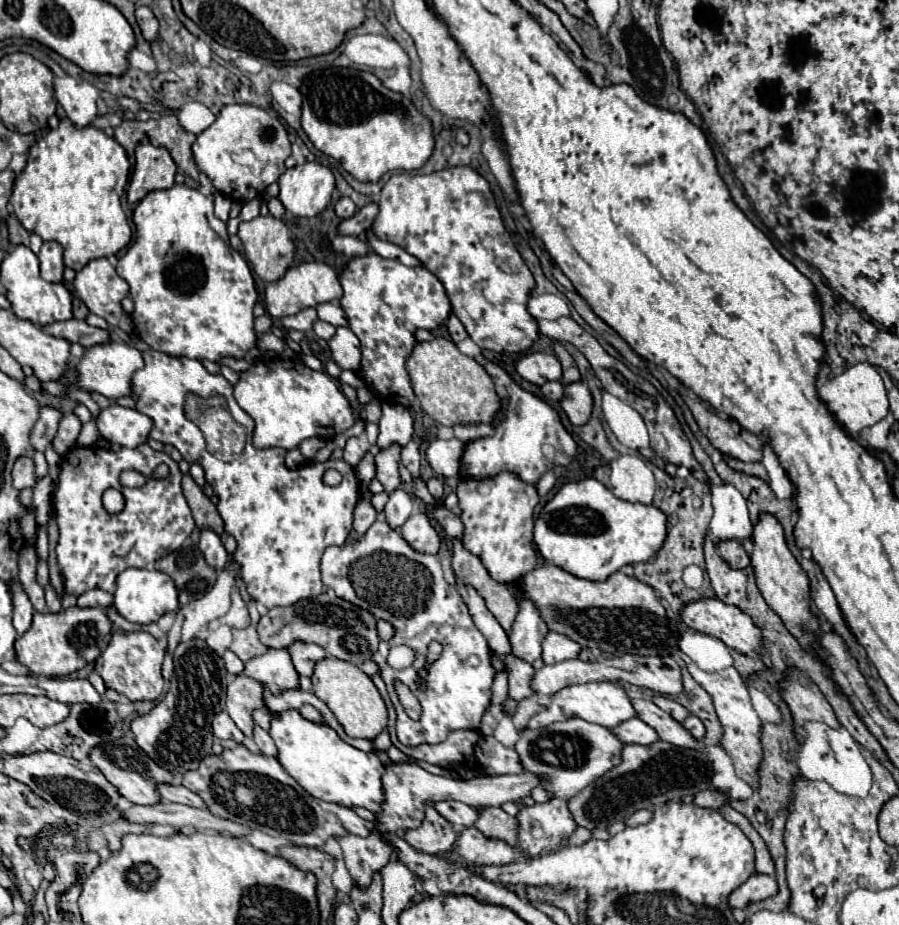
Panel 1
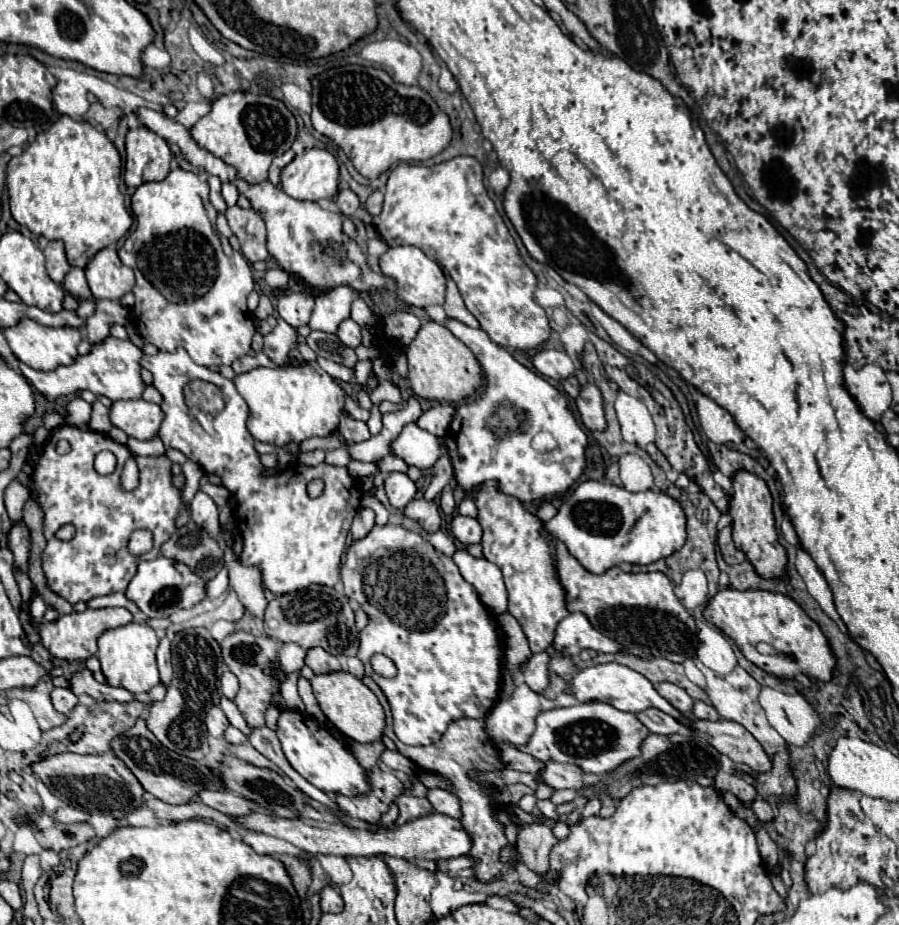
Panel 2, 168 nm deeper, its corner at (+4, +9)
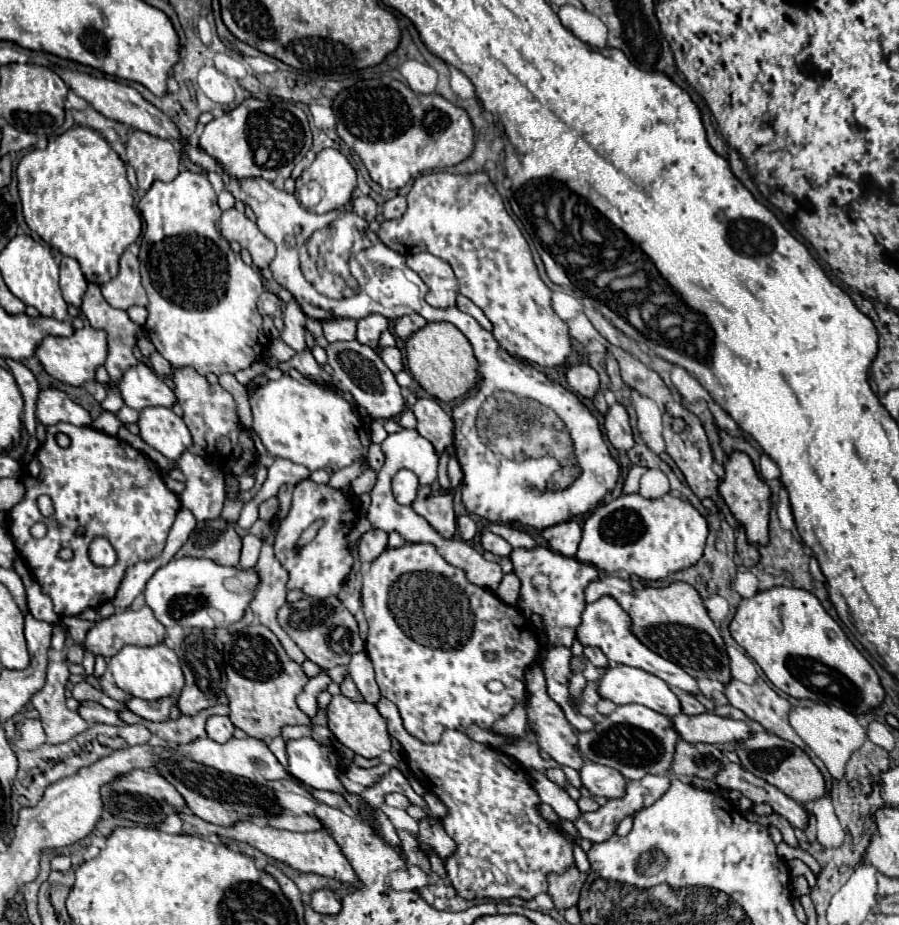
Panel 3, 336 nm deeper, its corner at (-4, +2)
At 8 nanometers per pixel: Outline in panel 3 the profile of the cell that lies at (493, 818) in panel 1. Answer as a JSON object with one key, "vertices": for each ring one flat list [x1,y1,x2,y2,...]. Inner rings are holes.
{"vertices":[[570,865,564,873,550,873,548,875,548,895,554,901,554,907,566,909,578,903,578,893,584,879,576,865]]}

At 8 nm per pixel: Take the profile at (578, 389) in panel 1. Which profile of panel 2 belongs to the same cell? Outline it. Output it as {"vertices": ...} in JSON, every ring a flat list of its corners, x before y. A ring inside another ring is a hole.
{"vertices":[[594,384,582,386,582,392,576,398,576,406,578,406,582,422,588,430,606,430,602,392]]}

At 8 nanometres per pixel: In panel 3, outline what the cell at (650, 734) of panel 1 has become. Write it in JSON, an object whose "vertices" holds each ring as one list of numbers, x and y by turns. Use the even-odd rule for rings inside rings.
{"vertices":[[702,713,696,717,676,715,672,717,672,727,680,739,688,743,718,743,726,745,732,741,746,739,750,729,744,721,732,721,718,717,714,713]]}

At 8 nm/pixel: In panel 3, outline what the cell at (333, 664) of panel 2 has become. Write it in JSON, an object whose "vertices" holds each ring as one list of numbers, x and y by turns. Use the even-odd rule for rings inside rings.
{"vertices":[[346,675,344,681,340,683,340,691,342,691,346,697,354,699,354,701,362,701,362,695,360,695,360,691,356,689,356,685,354,685,354,681,352,681,350,675]]}

